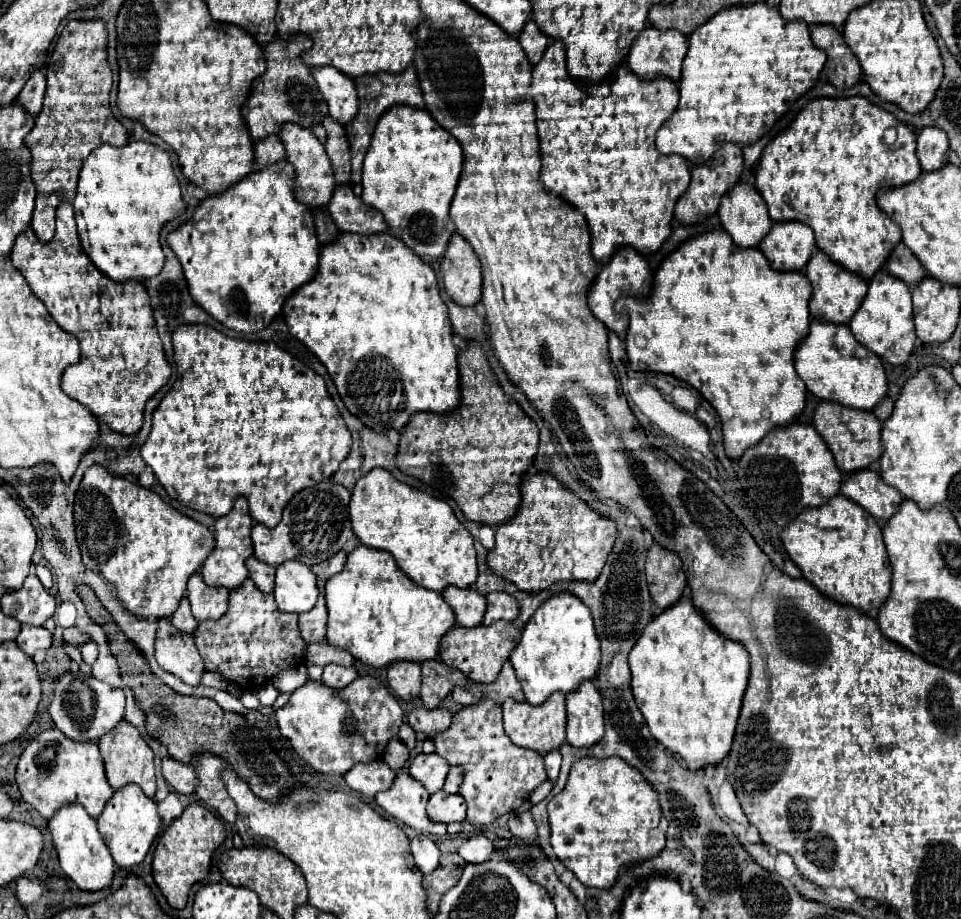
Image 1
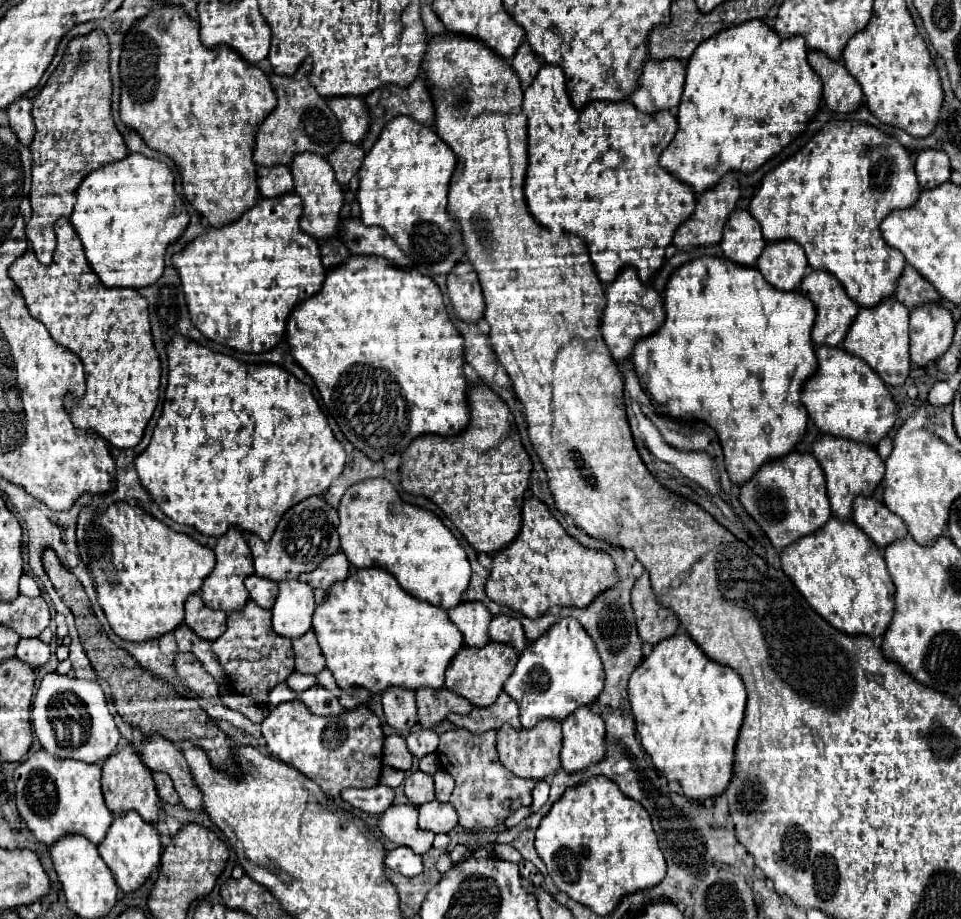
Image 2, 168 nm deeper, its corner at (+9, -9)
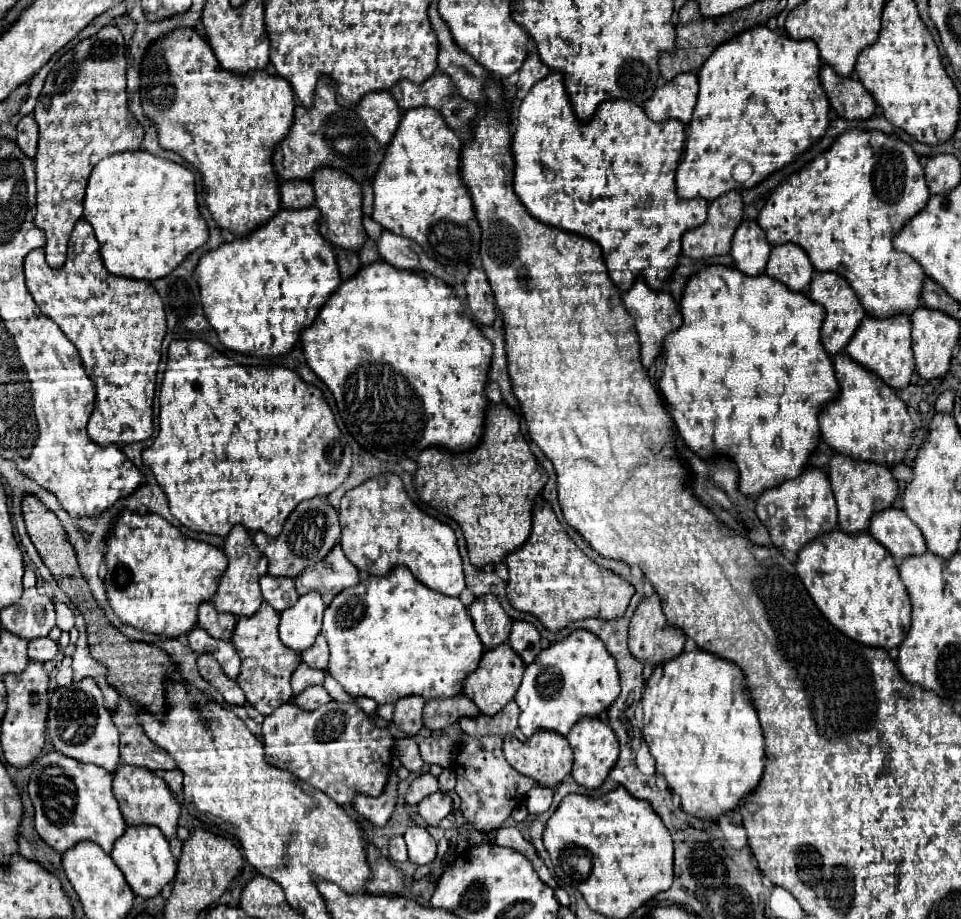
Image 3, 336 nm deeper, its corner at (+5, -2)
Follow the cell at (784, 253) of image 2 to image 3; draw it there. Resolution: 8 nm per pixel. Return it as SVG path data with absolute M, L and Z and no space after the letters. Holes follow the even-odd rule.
M781 244L771 250L765 274L771 278L777 278L789 290L801 292L809 286L813 278L813 264L809 262L809 256L801 246L797 244Z

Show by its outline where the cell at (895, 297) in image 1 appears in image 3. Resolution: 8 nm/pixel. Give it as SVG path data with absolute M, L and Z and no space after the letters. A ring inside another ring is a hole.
M897 314L893 318L873 318L865 316L861 326L857 328L857 334L849 340L845 346L845 352L849 358L865 366L867 370L875 372L879 378L885 380L891 388L905 388L911 380L911 374L915 370L915 360L911 352L911 320L905 314Z

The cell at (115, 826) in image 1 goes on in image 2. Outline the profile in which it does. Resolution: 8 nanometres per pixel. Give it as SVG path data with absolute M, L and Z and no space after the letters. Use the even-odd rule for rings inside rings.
M127 813L123 817L113 819L113 827L109 827L109 833L105 841L99 845L99 855L111 869L119 889L125 893L137 891L161 865L161 839L153 825L145 823L137 813Z

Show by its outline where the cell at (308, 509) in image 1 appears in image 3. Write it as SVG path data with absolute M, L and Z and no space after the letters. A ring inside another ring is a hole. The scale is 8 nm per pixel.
M317 496L313 500L301 502L289 514L289 518L283 524L283 532L277 538L269 538L263 532L255 532L253 542L267 556L271 576L295 578L303 568L315 566L317 562L321 562L331 552L331 548L339 544L339 534L341 534L341 528L339 528L337 510L327 502L325 496L323 498Z

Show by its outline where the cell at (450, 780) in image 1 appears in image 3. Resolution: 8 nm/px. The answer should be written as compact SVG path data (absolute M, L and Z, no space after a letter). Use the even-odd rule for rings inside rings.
M445 768L445 770L441 772L441 776L439 776L439 786L441 786L443 792L449 792L449 790L455 788L455 774L453 774L451 768Z

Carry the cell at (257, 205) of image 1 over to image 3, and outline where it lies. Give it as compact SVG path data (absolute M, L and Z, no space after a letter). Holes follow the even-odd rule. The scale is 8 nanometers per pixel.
M315 206L303 210L279 210L267 224L249 232L243 240L223 242L201 256L193 276L199 284L205 316L227 348L255 356L287 354L299 340L301 330L311 326L329 294L337 290L341 278L335 252L319 234L319 218L321 212Z

